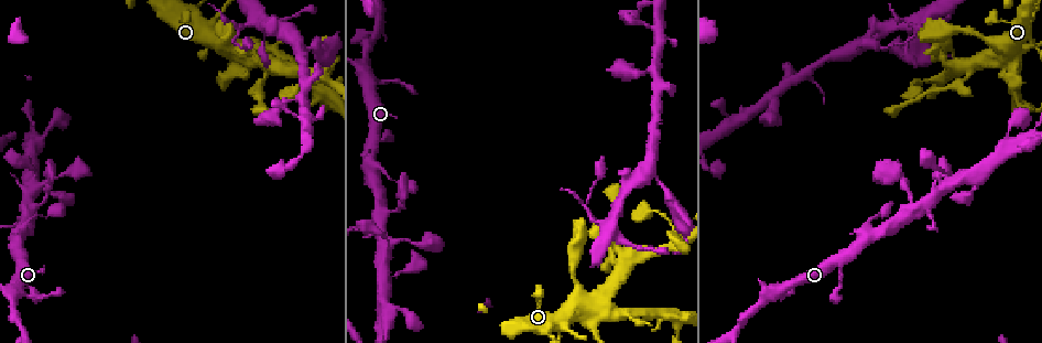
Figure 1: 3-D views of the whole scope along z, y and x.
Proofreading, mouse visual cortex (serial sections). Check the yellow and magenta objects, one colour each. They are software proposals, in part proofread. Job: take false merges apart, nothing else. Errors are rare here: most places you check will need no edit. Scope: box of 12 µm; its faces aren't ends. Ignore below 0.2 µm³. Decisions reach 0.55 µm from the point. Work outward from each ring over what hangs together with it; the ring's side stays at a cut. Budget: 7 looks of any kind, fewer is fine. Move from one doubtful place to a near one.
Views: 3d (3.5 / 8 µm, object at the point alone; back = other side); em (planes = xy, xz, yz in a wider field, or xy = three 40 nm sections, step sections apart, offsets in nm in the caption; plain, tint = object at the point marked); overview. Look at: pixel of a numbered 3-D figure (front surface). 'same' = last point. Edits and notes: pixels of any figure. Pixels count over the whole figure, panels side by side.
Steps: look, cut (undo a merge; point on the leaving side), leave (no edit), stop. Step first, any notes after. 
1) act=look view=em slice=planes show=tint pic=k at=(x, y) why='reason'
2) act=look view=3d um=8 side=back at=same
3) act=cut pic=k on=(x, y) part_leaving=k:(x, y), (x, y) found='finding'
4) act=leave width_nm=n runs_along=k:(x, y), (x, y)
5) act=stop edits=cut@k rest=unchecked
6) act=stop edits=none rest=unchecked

act=look view=3d um=8 pic=1 at=(1033, 132) why='sudden change in width'

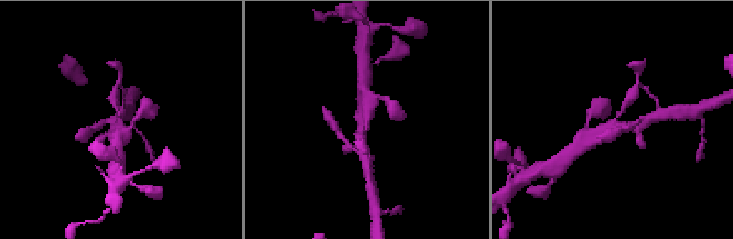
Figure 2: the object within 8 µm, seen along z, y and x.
act=look view=3d um=3.5 pic=2 at=(610, 124) why='zoom in'

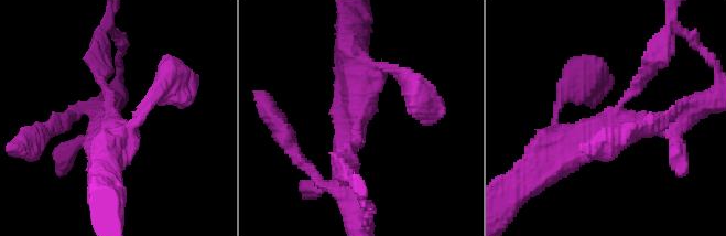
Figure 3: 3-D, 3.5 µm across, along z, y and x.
act=look view=em slice=xy step=3 show=tint pic=3 at=(109, 116)

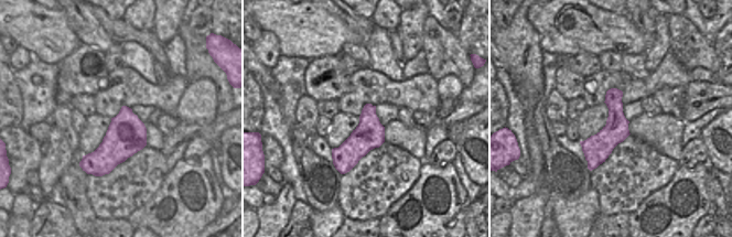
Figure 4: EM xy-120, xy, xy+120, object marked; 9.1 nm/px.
act=leave found='one cell here'

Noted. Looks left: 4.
act=look view=3d um=8 pic=1 at=(1019, 54) why='abrupt turn'

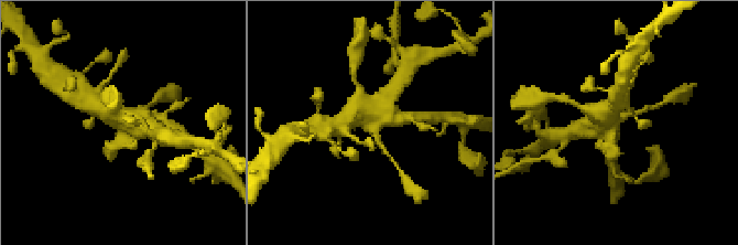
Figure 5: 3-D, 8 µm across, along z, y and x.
act=look view=3d um=3.5 pic=5 at=(618, 121)

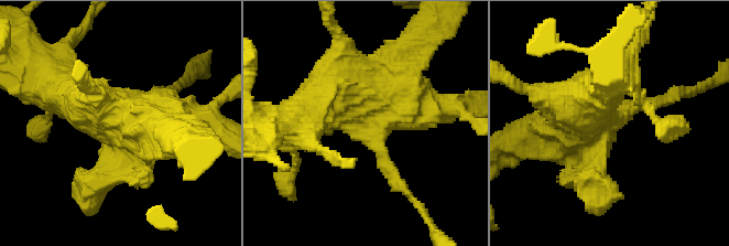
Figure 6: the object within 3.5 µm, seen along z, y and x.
act=look view=em slice=xy step=3 show=tint pic=6 at=(377, 121) why='now the EM'

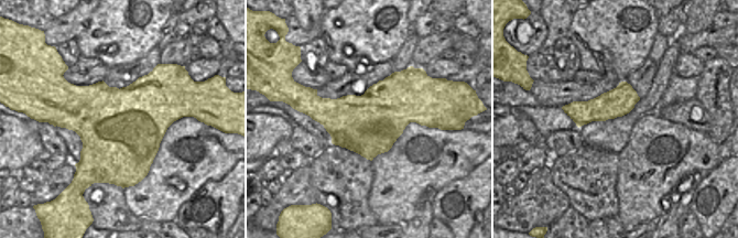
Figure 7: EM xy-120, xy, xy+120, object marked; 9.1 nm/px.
act=leave width_nm=550 runs_along=6:(312, 108), (379, 92), (416, 41) found='all the same cell'

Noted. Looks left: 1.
act=stop edits=none rest=unchecked

